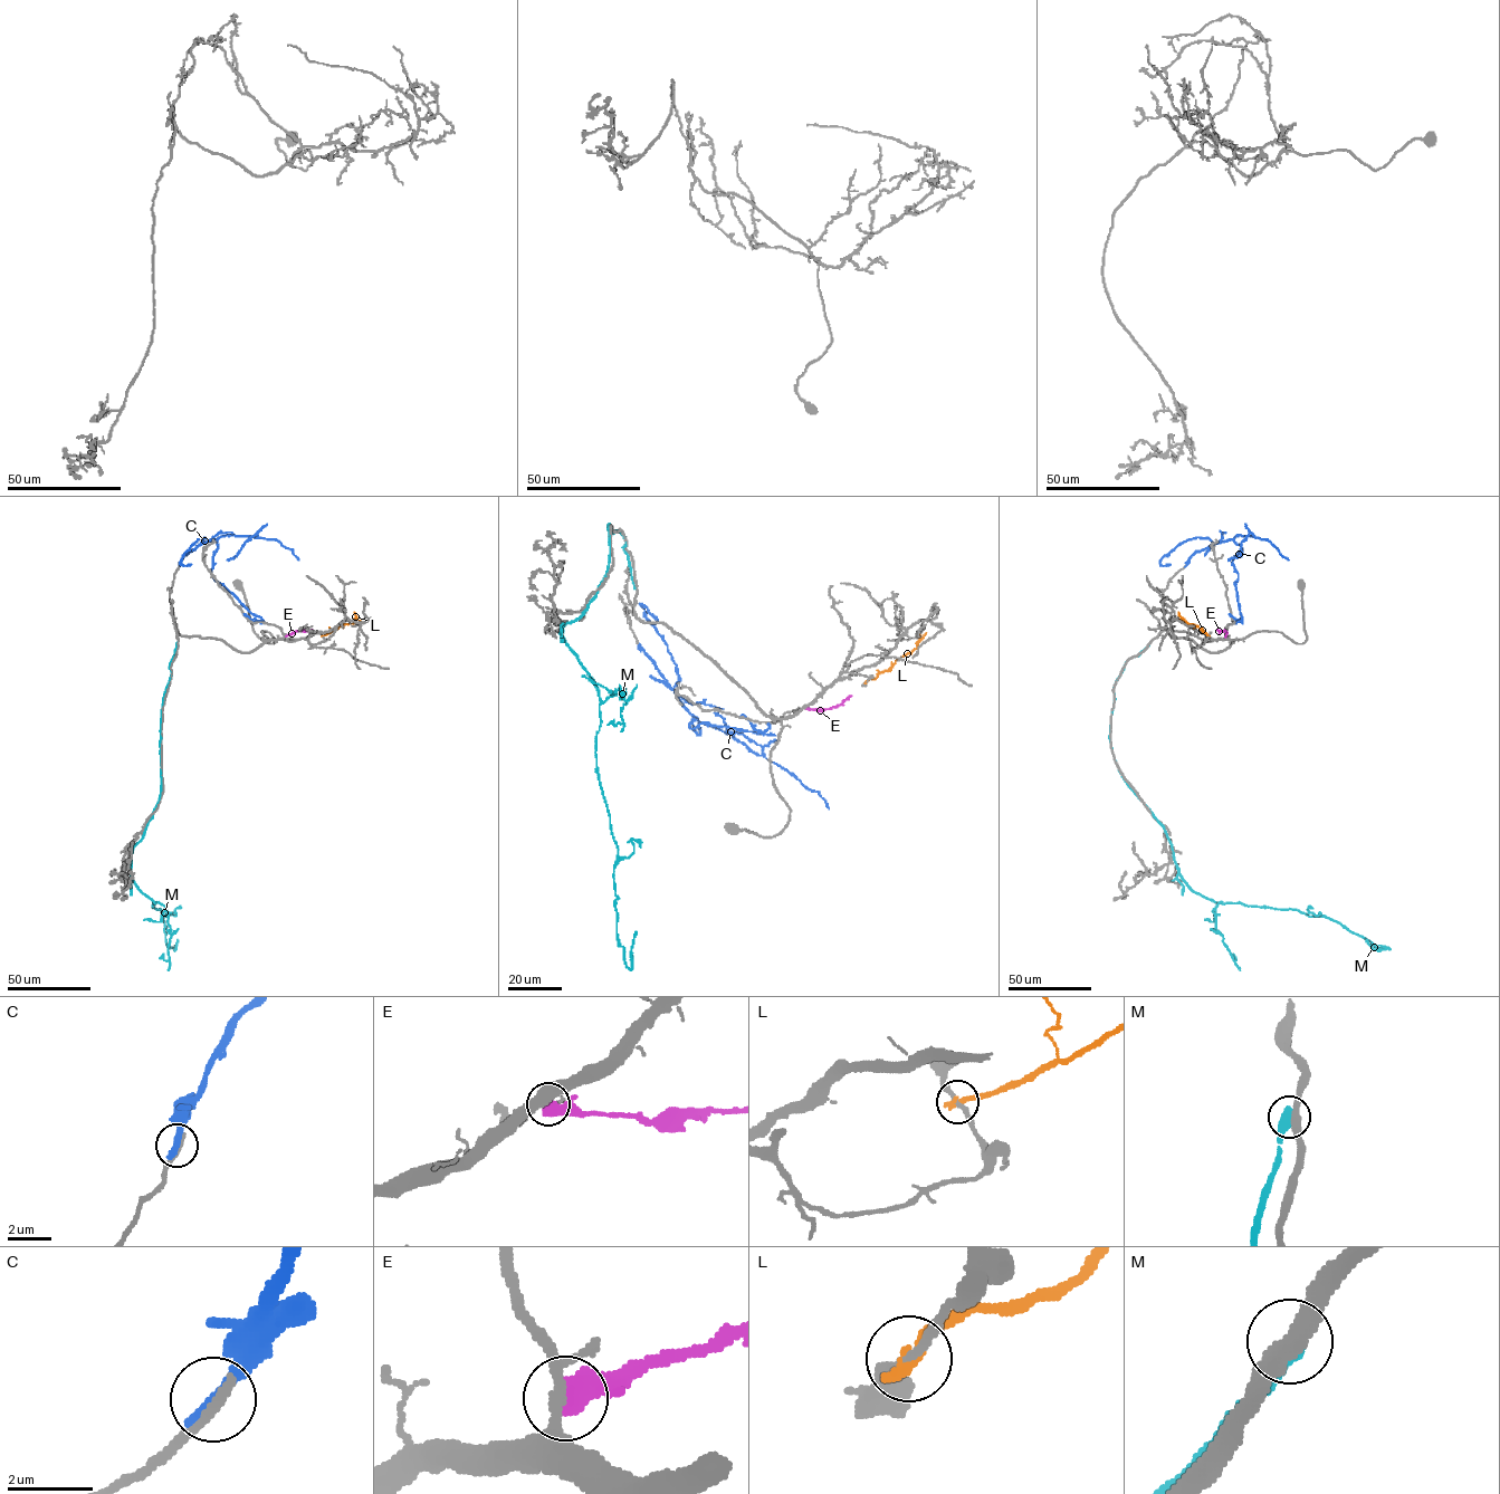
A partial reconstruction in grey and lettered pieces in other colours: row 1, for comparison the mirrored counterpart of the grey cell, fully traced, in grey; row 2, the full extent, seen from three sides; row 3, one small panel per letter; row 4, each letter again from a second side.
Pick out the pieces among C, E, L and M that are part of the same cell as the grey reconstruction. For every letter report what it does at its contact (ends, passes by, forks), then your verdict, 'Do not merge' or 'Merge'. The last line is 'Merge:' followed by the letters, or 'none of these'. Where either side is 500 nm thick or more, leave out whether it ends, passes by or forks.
C: It ends there. Do not merge
E: Do not merge
L: It ends there. Do not merge
M: Do not merge
Merge: none of these

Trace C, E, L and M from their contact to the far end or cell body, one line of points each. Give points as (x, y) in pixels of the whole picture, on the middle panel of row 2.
C: (639, 644), (698, 720), (697, 734), (693, 719), (694, 729), (708, 722), (770, 734), (741, 715)
E: (805, 708), (831, 708), (851, 696)
L: (866, 682), (910, 653), (919, 640), (917, 634)
M: (636, 587), (608, 525), (605, 576), (561, 632), (600, 697), (596, 773), (629, 968), (636, 931)

